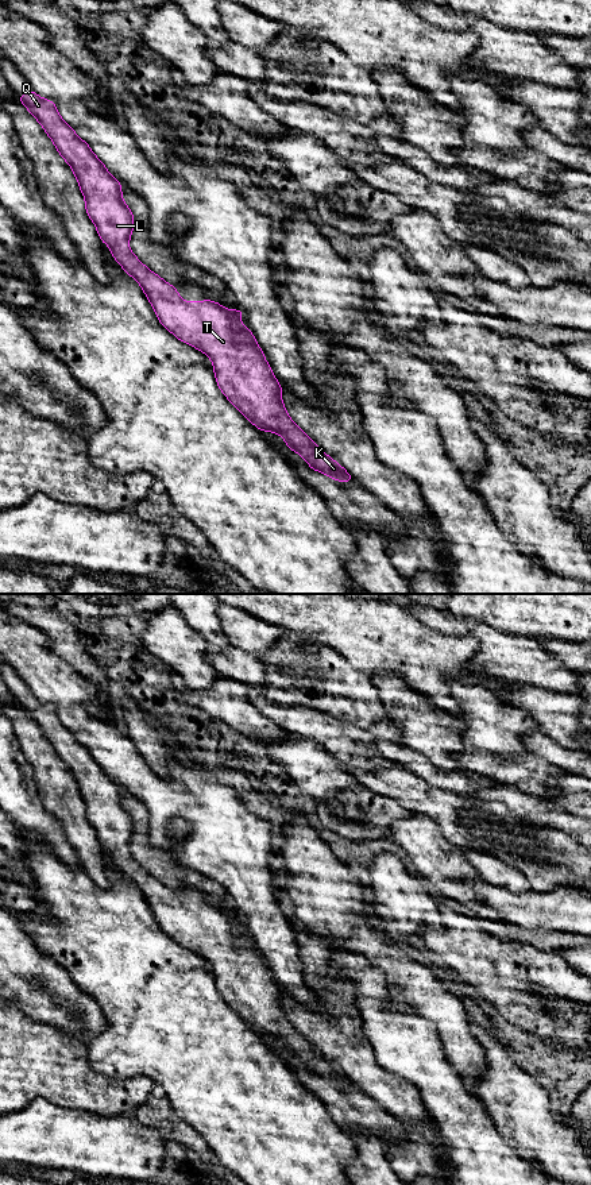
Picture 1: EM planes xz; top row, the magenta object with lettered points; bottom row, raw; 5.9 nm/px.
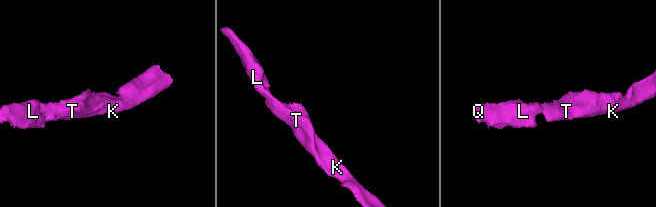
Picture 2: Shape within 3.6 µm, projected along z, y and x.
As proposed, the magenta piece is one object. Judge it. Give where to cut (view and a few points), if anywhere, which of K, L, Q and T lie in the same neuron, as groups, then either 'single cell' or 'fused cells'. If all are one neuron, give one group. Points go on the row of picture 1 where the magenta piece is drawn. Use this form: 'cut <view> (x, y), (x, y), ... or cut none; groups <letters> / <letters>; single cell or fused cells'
cut none; groups K L Q T; single cell

